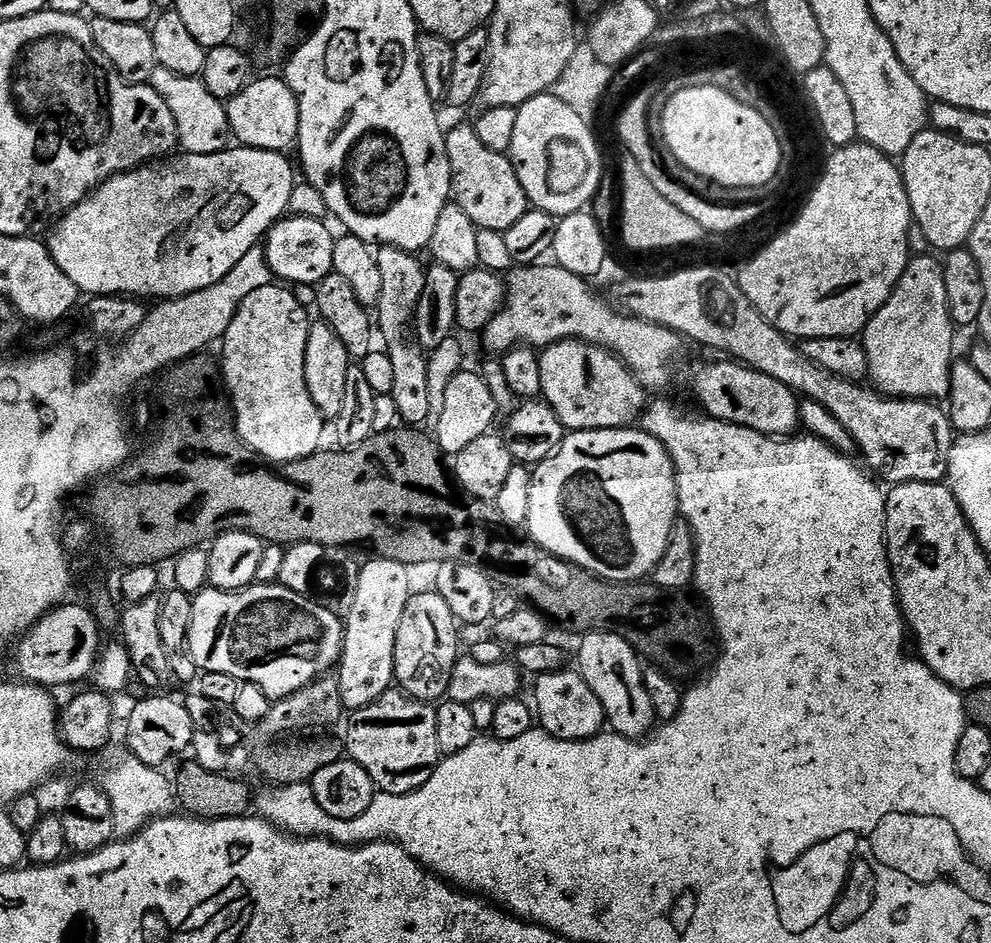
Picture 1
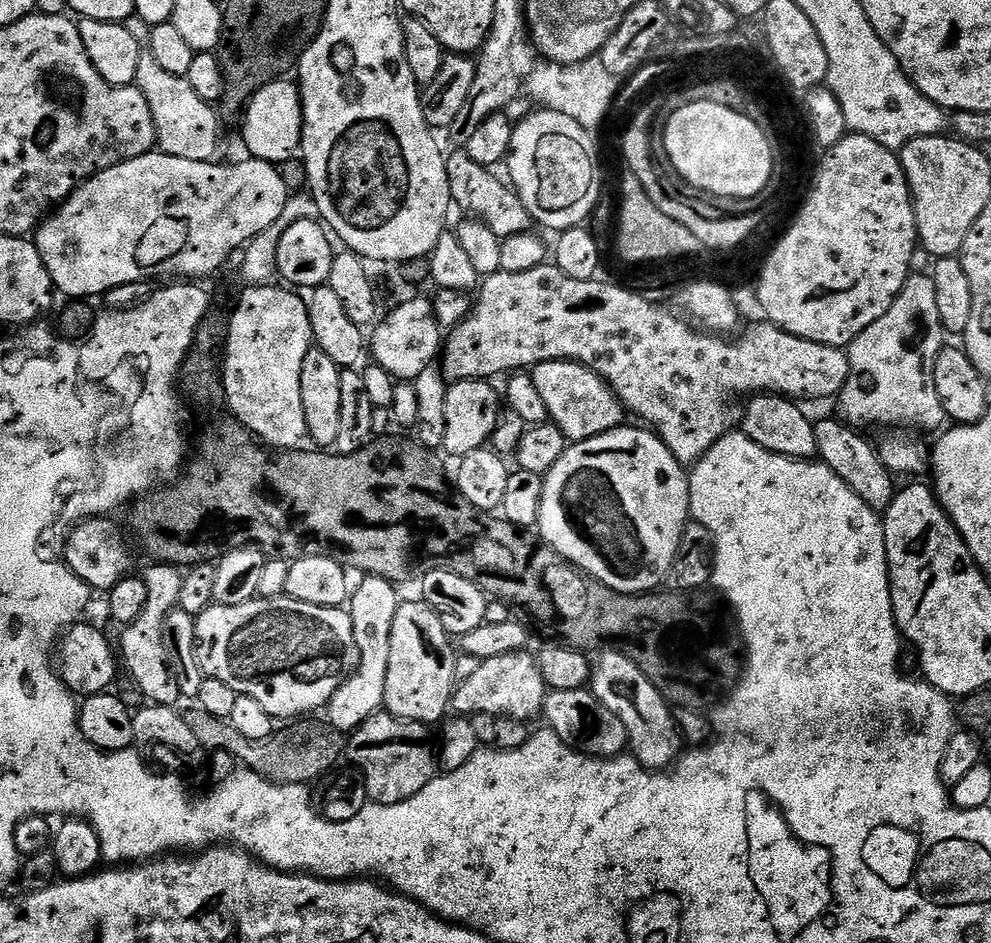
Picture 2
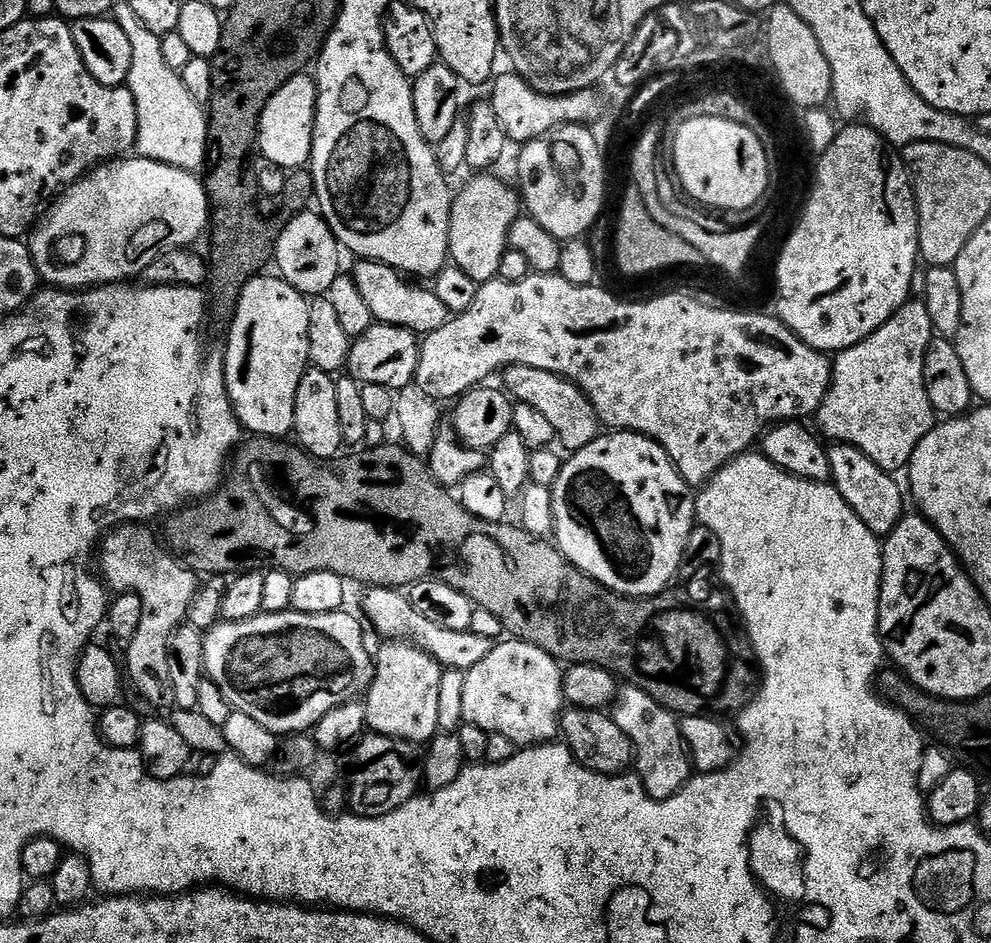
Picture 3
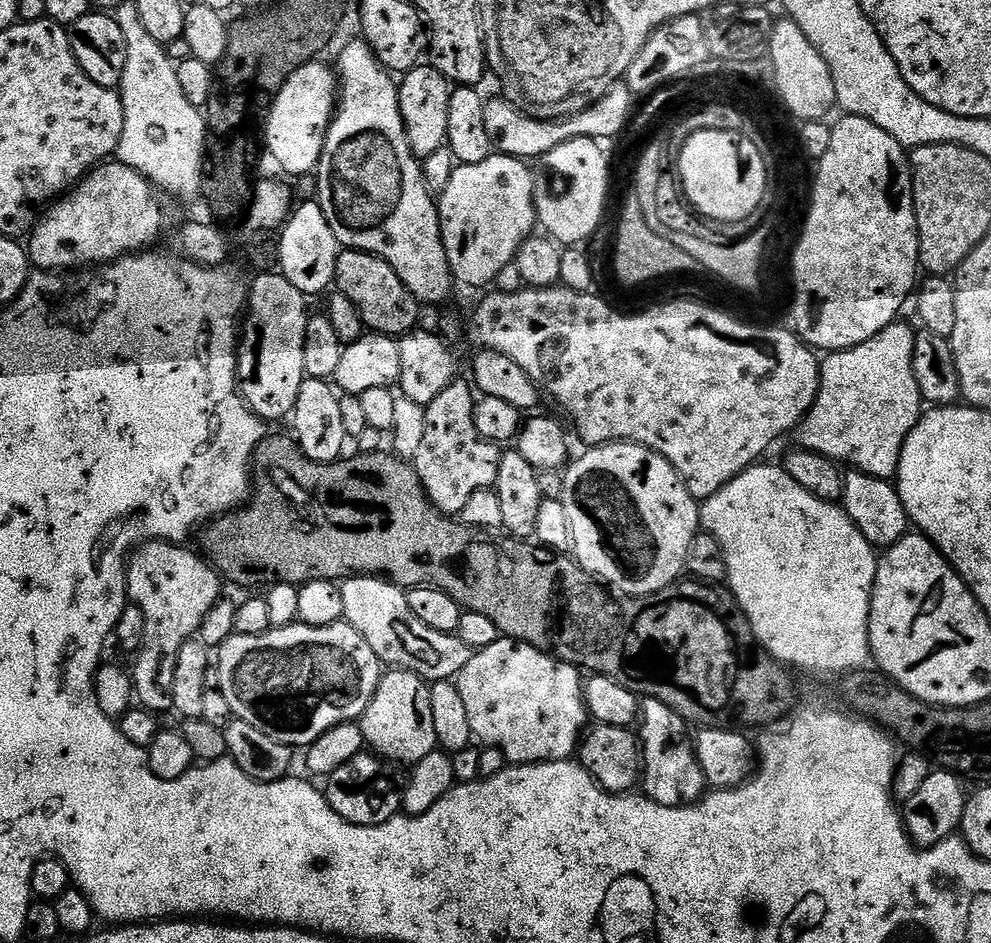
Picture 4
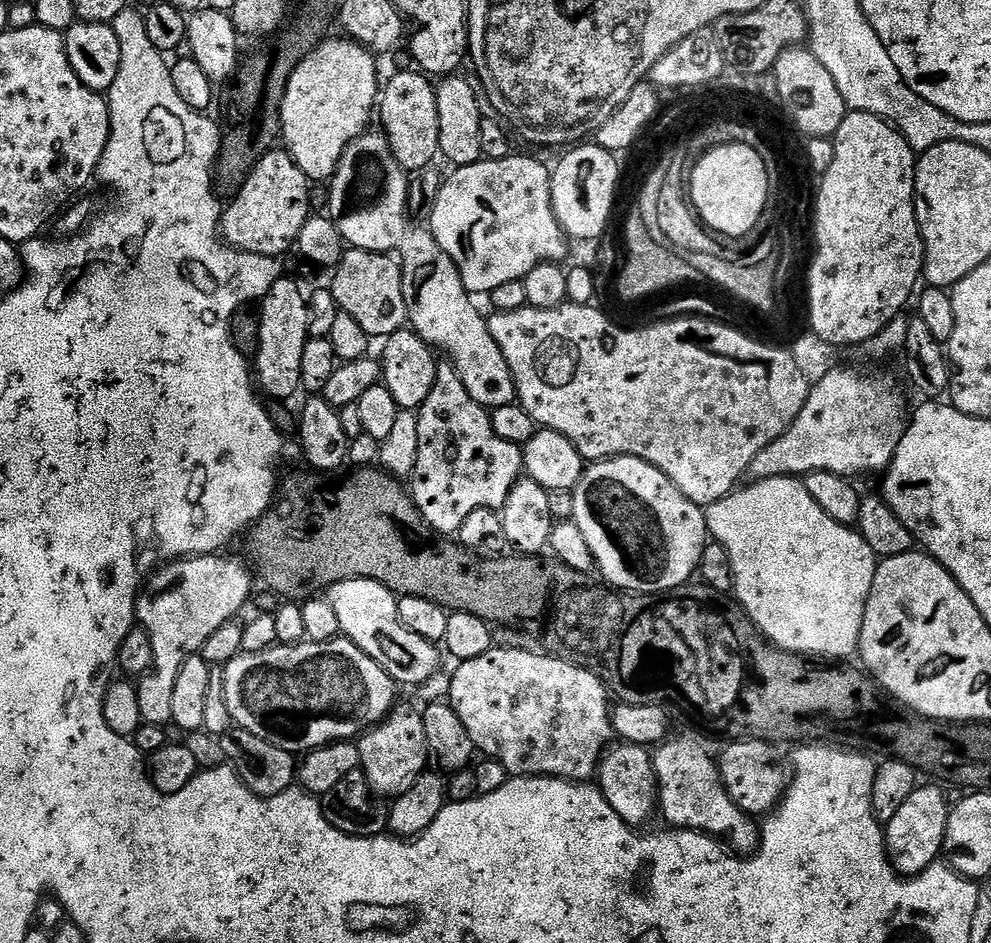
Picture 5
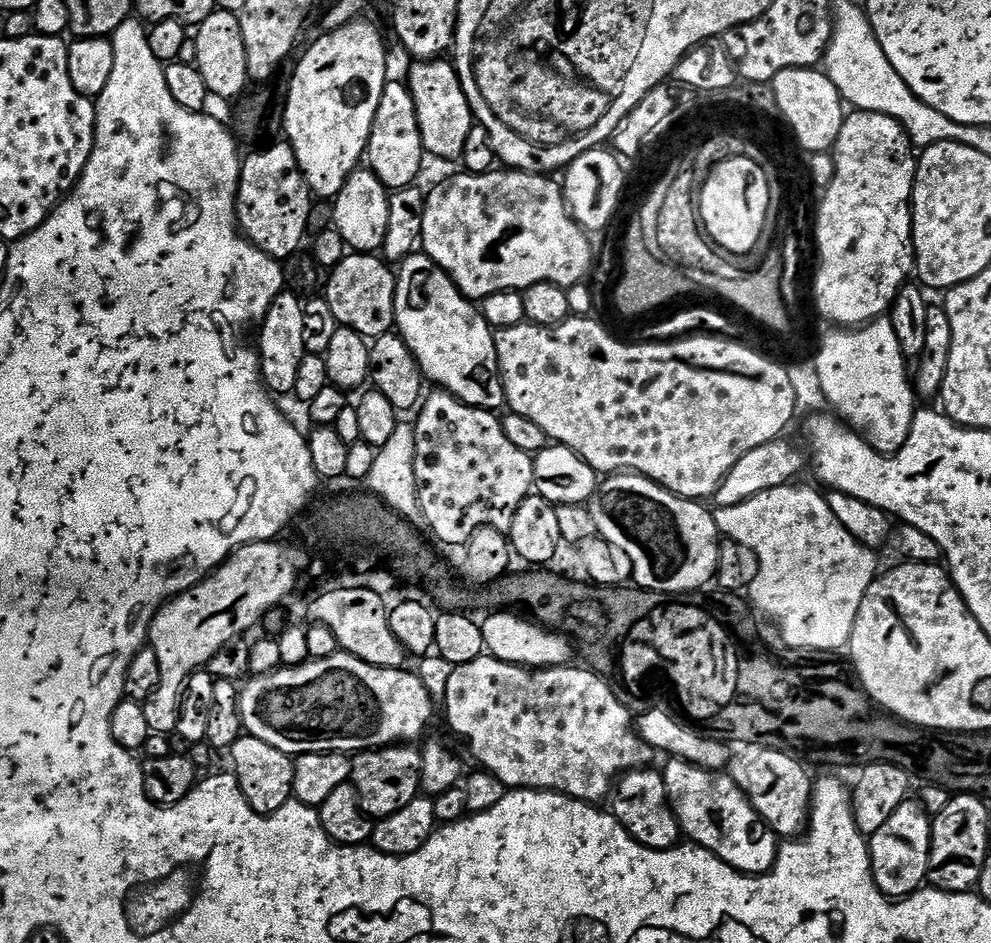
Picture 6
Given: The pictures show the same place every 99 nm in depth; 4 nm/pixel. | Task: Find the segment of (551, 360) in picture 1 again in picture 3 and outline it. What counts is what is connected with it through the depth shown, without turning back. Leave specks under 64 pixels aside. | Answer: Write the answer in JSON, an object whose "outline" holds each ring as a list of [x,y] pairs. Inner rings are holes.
{"outline":[[[514,364],[503,369],[503,387],[513,401],[532,406],[550,422],[556,431],[555,439],[564,443],[563,451],[571,454],[590,446],[596,437],[601,435],[600,417],[592,409],[592,403],[584,395],[582,389],[563,376],[555,376],[552,372],[538,370],[534,366]],[[508,387],[508,388],[507,388]]]}

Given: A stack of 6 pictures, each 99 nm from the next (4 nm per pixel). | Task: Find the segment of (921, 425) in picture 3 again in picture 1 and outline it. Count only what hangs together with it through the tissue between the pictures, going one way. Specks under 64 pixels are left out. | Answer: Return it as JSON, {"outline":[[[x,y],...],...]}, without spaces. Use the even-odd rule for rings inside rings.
{"outline":[[[927,254],[909,259],[892,297],[864,327],[862,343],[868,355],[868,380],[871,387],[885,396],[947,401],[954,363],[952,343],[956,336],[952,333],[954,325],[946,302],[944,266],[933,256]]]}

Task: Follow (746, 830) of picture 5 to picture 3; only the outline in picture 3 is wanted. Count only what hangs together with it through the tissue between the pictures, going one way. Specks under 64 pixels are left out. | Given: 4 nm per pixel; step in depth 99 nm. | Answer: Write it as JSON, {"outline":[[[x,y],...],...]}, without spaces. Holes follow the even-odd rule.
{"outline":[[[640,686],[621,687],[617,691],[610,715],[627,736],[632,737],[634,768],[649,796],[656,800],[669,800],[676,795],[693,775],[689,749],[680,732],[680,720],[668,709],[663,708]]]}

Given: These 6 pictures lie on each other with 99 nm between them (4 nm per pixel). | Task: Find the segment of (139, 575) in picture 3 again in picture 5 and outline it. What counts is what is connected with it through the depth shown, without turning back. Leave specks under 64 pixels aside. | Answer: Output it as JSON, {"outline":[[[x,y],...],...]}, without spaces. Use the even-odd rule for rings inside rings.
{"outline":[[[228,554],[171,561],[163,565],[137,595],[136,619],[150,638],[156,676],[156,680],[145,679],[145,684],[141,683],[136,690],[140,719],[145,724],[164,726],[171,721],[170,698],[174,698],[174,682],[182,662],[188,656],[197,655],[220,627],[237,619],[252,592],[254,576],[249,565],[243,559],[231,560],[224,555]]]}

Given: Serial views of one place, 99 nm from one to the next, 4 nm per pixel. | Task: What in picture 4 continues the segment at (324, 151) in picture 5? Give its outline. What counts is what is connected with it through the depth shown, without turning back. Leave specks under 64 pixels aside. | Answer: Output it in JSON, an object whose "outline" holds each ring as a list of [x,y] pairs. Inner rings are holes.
{"outline":[[[313,62],[302,66],[280,85],[280,91],[271,101],[272,109],[268,112],[268,125],[264,128],[264,136],[268,139],[268,148],[272,156],[292,176],[304,176],[307,172],[315,173],[324,152],[324,137],[328,134],[328,126],[332,122],[338,107],[338,76],[321,62]]]}

